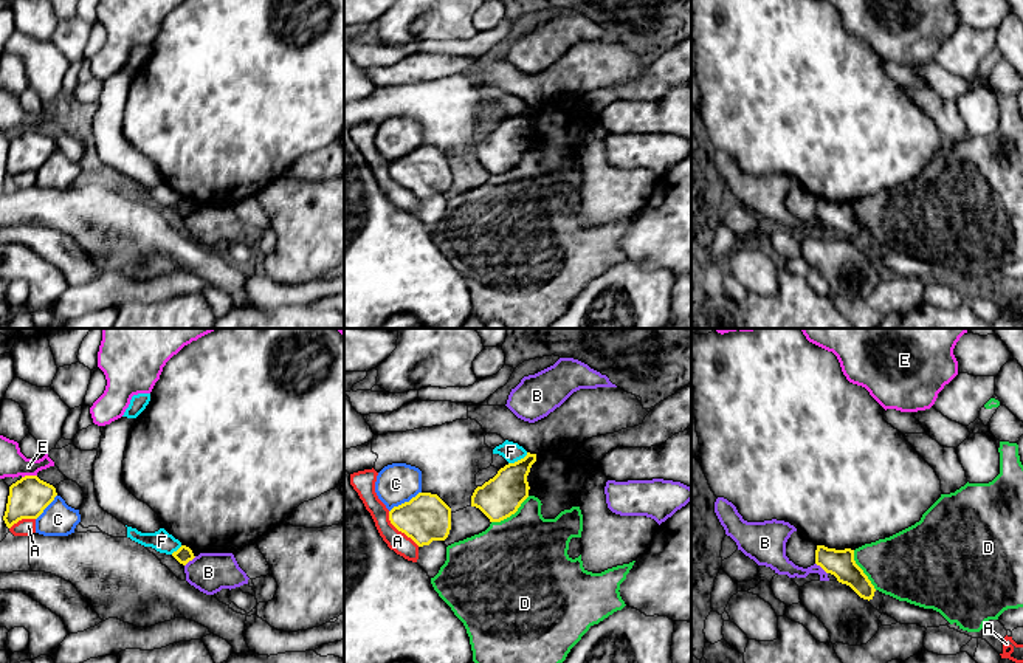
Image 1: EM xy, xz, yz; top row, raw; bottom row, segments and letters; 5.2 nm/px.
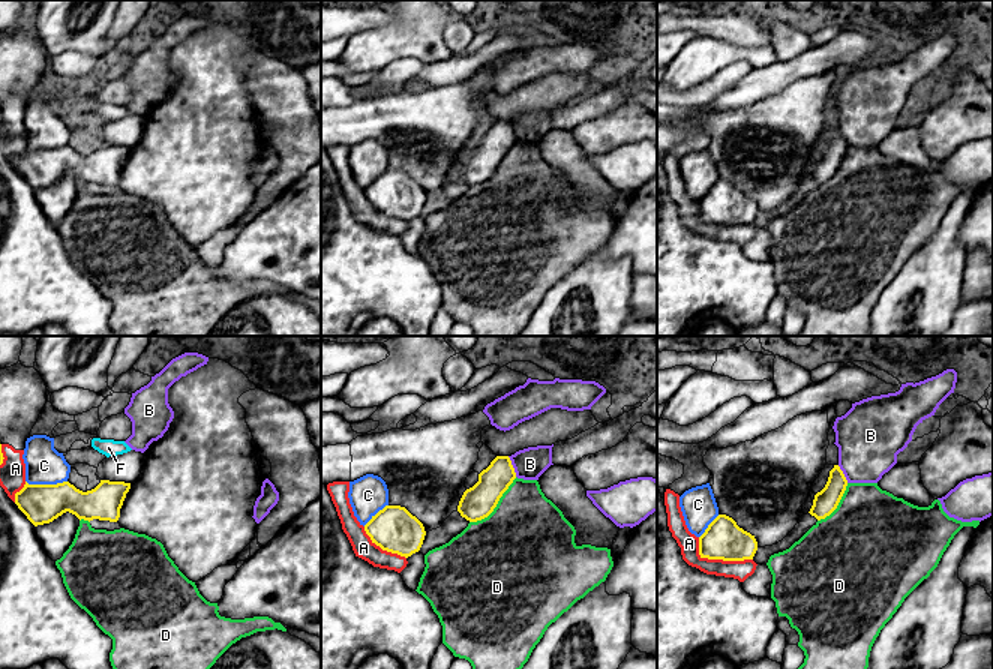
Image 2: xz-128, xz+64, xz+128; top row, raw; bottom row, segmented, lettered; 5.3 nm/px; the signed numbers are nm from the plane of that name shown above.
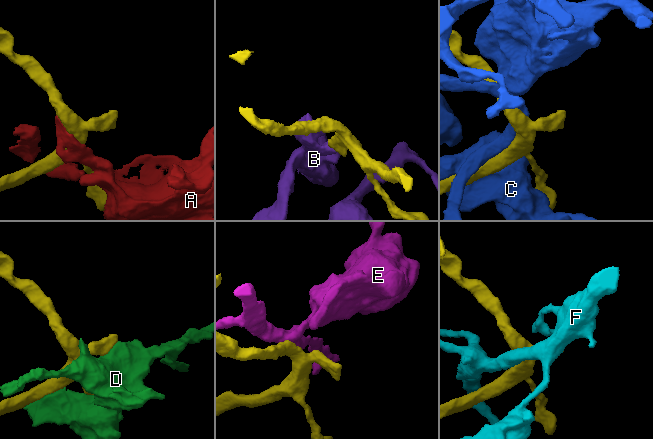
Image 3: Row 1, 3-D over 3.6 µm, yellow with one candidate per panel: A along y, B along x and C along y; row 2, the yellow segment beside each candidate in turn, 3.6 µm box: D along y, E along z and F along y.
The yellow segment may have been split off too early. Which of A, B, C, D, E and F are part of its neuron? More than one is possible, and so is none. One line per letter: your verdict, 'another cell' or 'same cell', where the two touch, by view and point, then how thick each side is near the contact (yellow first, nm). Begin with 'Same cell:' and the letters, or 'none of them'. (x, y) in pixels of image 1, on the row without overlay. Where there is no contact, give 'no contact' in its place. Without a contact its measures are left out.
Same cell: none of them
A: another cell; meets yellow in xz at (400, 183); 240 nm thick on the yellow side, 110 nm on the other
B: another cell; meets yellow in yz at (822, 220); 140 nm thick on the yellow side, 120 nm on the other
C: another cell; meets yellow in xz at (405, 155); 240 nm thick on the yellow side, 220 nm on the other
D: another cell; meets yellow in xz at (510, 168); 220 nm thick on the yellow side, 480 nm on the other
E: another cell; meets yellow in xy at (28, 129); 200 nm thick on the yellow side, 140 nm on the other
F: another cell; meets yellow in xz at (518, 113); 220 nm thick on the yellow side, 100 nm on the other

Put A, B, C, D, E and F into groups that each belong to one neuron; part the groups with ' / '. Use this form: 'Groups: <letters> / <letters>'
Groups: A / B C / D / E / F

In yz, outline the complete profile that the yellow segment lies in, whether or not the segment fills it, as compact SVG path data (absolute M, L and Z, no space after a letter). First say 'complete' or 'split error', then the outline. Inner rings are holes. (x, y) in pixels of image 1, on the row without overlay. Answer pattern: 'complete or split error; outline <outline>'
complete; outline M817 198L815 217L826 226L837 231L839 235L849 239L860 251L873 252L874 239L854 214L854 203L835 203L825 198Z

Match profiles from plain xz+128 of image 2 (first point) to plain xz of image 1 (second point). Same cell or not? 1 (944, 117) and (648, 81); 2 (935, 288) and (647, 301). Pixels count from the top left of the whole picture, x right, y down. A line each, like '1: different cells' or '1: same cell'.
1: different cells
2: same cell

